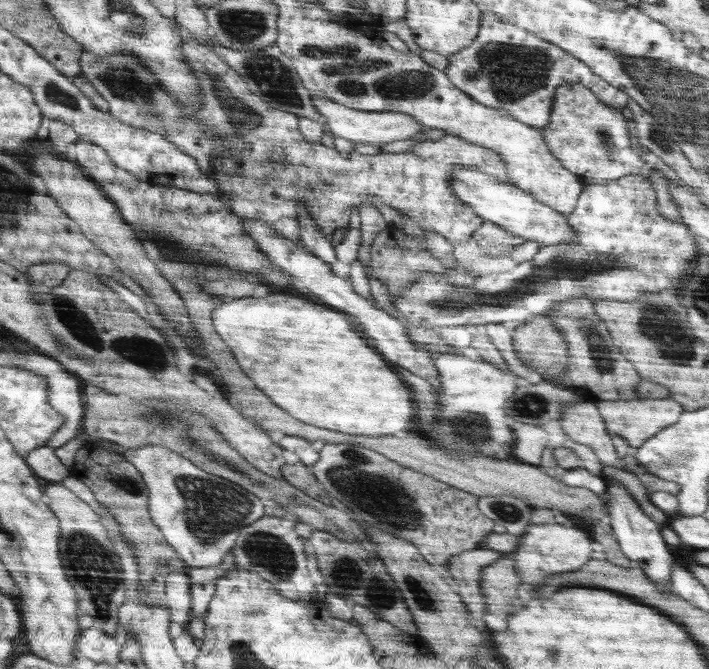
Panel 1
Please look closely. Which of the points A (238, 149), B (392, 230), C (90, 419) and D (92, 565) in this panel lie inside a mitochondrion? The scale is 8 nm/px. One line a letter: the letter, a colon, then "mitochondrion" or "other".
A: mitochondrion
B: other
C: other
D: mitochondrion

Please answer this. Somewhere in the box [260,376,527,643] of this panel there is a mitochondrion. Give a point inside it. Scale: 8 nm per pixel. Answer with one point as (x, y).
(352, 478)

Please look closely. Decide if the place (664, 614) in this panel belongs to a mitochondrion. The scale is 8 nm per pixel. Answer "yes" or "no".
no

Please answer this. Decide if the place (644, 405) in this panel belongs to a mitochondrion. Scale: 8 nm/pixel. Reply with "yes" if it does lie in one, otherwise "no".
no

